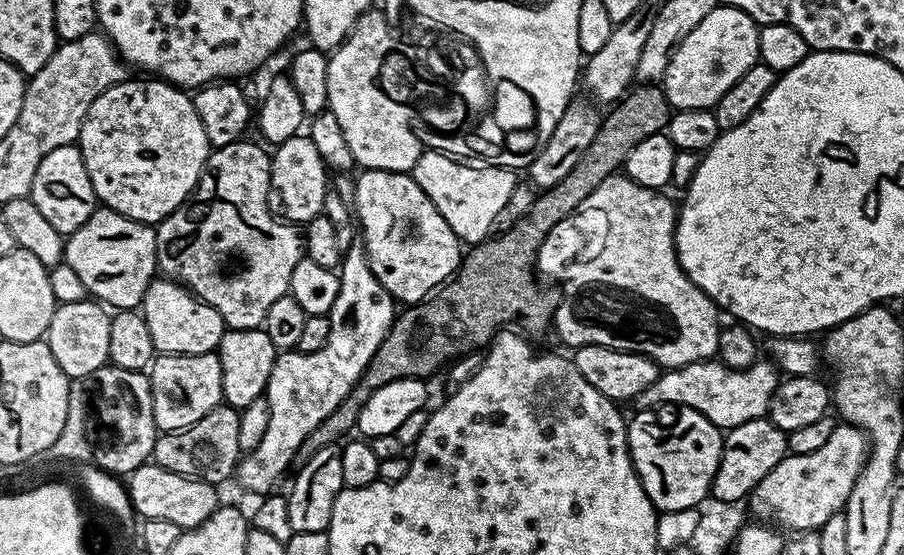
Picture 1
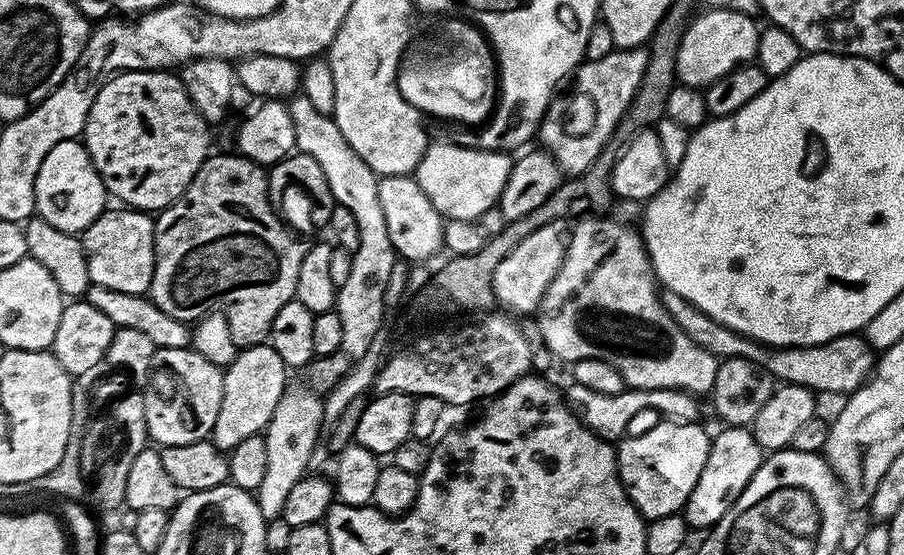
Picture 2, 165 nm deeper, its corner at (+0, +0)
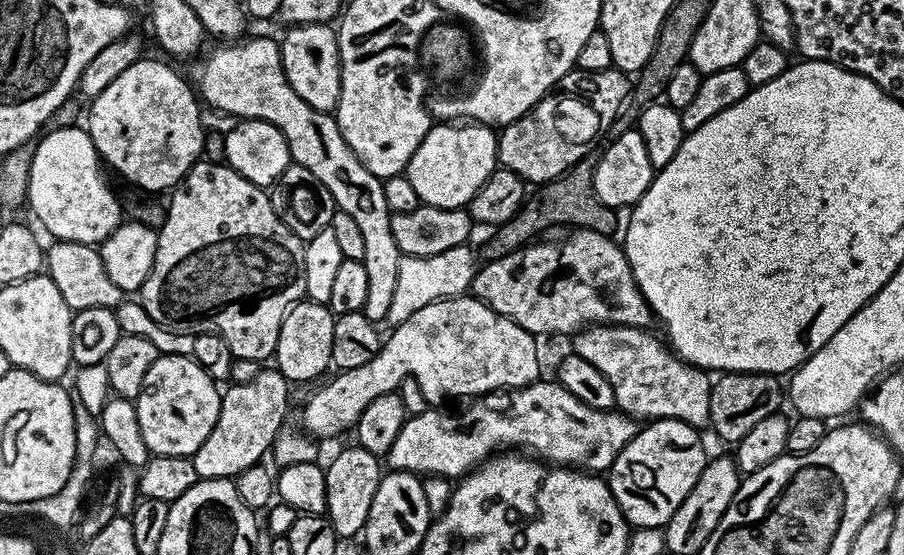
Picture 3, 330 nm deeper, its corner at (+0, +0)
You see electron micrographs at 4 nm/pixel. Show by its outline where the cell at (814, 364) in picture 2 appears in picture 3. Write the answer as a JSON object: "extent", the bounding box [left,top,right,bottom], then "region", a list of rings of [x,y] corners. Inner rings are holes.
{"extent":[471,228,654,338],"region":[[[585,228],[569,231],[565,236],[568,237],[564,241],[548,240],[545,244],[525,244],[523,248],[477,267],[476,277],[472,279],[471,295],[537,338],[555,332],[560,336],[568,336],[589,326],[605,324],[647,329],[648,323],[653,323],[654,320],[652,308],[638,290],[638,282],[634,282],[634,274],[623,247],[613,237]]]}

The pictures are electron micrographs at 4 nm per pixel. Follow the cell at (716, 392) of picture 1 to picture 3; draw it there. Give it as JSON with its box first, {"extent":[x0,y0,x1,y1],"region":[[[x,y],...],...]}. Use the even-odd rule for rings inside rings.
{"extent":[386,378,638,478],"region":[[[552,378],[527,384],[513,396],[516,397],[505,412],[484,412],[474,417],[472,424],[461,428],[456,428],[454,417],[436,412],[440,410],[408,416],[402,430],[398,430],[398,438],[394,438],[394,446],[386,454],[387,467],[424,476],[463,478],[493,454],[520,449],[553,466],[604,474],[638,431],[637,421],[625,412],[594,410],[594,406],[578,402],[570,390]]]}

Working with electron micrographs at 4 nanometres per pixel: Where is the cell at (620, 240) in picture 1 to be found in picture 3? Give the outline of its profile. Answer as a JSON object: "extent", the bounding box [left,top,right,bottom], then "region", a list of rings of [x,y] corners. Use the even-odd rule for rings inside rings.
{"extent":[574,324,712,430],"region":[[[622,324],[589,326],[574,336],[575,355],[586,358],[590,366],[602,370],[606,382],[614,390],[616,408],[637,421],[681,420],[691,428],[700,430],[708,424],[710,418],[710,390],[712,380],[703,368],[695,368],[680,359],[671,347],[659,335],[651,336],[651,331],[642,328],[626,328]]]}

